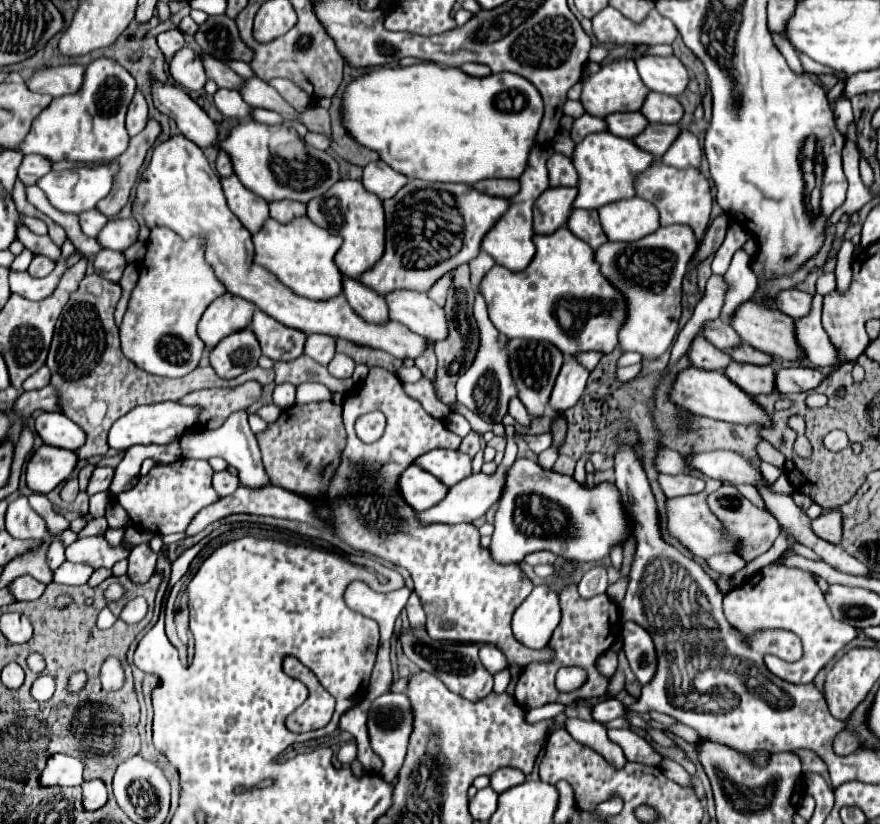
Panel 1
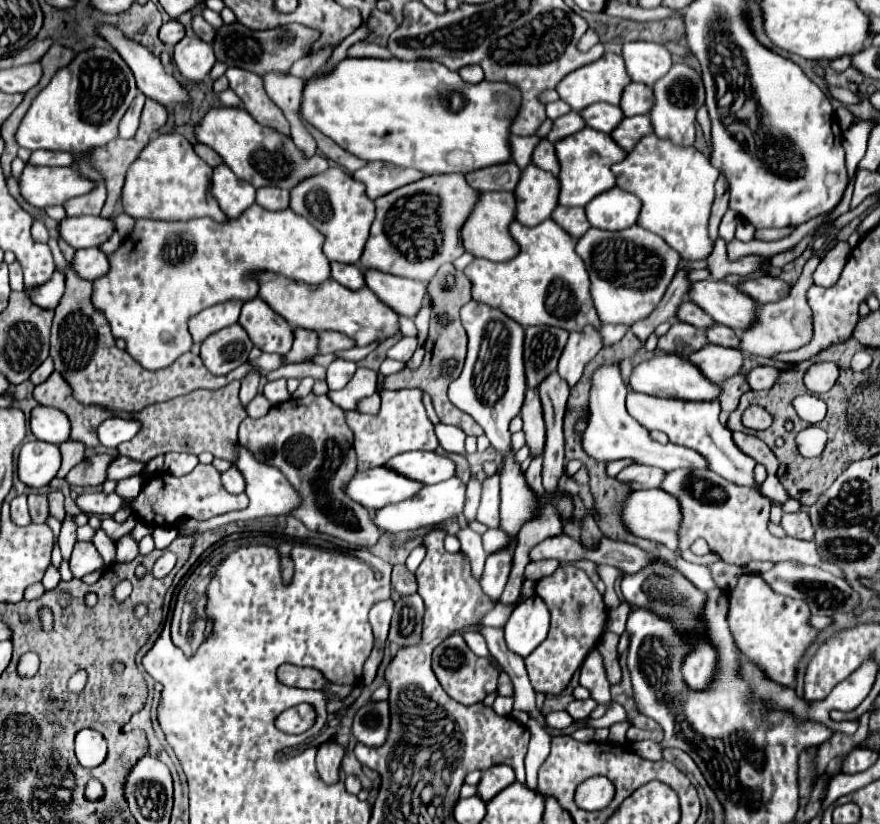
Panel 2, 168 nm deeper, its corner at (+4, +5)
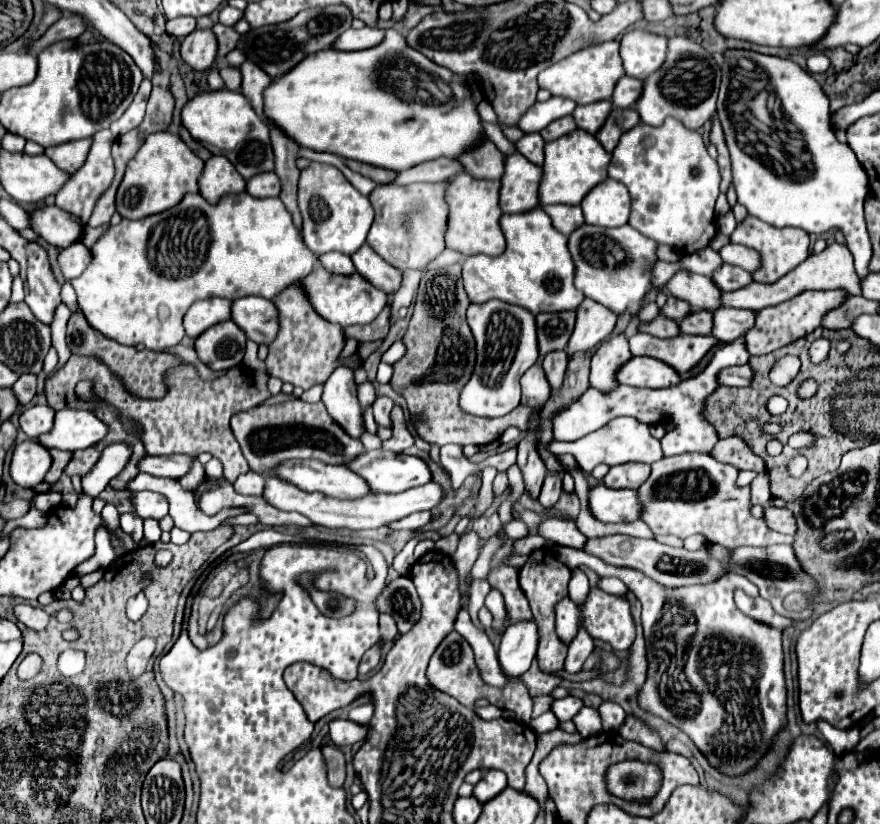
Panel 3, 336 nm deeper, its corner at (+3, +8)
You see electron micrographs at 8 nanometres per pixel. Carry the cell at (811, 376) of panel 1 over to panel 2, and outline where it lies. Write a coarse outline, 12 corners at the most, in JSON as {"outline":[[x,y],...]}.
{"outline":[[755,367],[747,375],[751,389],[773,387],[779,367]]}

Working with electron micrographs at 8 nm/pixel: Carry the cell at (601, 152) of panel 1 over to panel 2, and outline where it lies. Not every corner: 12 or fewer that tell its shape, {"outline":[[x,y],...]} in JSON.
{"outline":[[589,127],[555,143],[559,205],[585,207],[615,187],[627,155]]}

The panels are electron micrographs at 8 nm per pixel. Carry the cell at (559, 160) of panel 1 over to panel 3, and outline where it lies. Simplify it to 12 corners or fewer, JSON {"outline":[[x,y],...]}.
{"outline":[[536,132],[516,142],[516,152],[536,166],[544,164],[544,140]]}

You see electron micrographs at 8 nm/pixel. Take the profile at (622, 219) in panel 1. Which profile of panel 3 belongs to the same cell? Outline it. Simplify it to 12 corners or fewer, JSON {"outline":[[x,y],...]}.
{"outline":[[606,178],[580,202],[586,224],[628,224],[630,196]]}

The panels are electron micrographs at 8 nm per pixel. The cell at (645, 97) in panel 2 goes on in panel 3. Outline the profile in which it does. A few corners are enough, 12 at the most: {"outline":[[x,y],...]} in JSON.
{"outline":[[622,76],[612,104],[632,108],[642,94],[642,80]]}

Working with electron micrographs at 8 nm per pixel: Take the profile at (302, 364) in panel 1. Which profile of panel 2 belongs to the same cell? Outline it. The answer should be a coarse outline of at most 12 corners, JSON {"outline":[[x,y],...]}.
{"outline":[[379,395],[361,399],[357,409],[363,413],[379,411]]}

